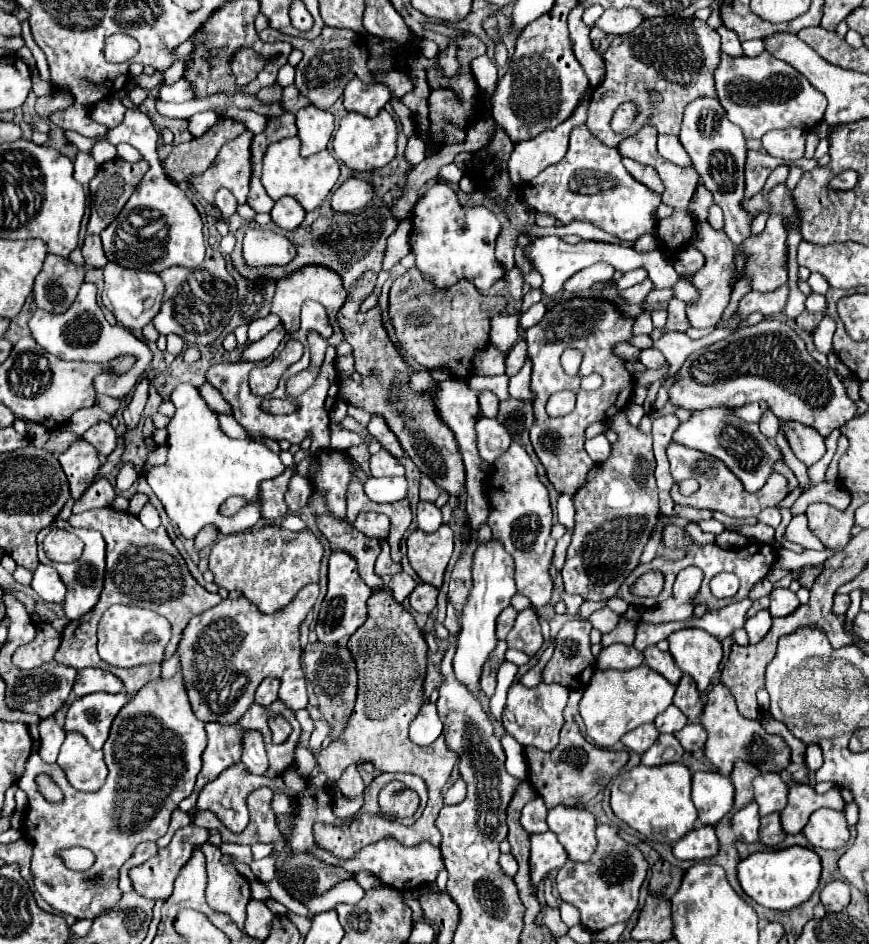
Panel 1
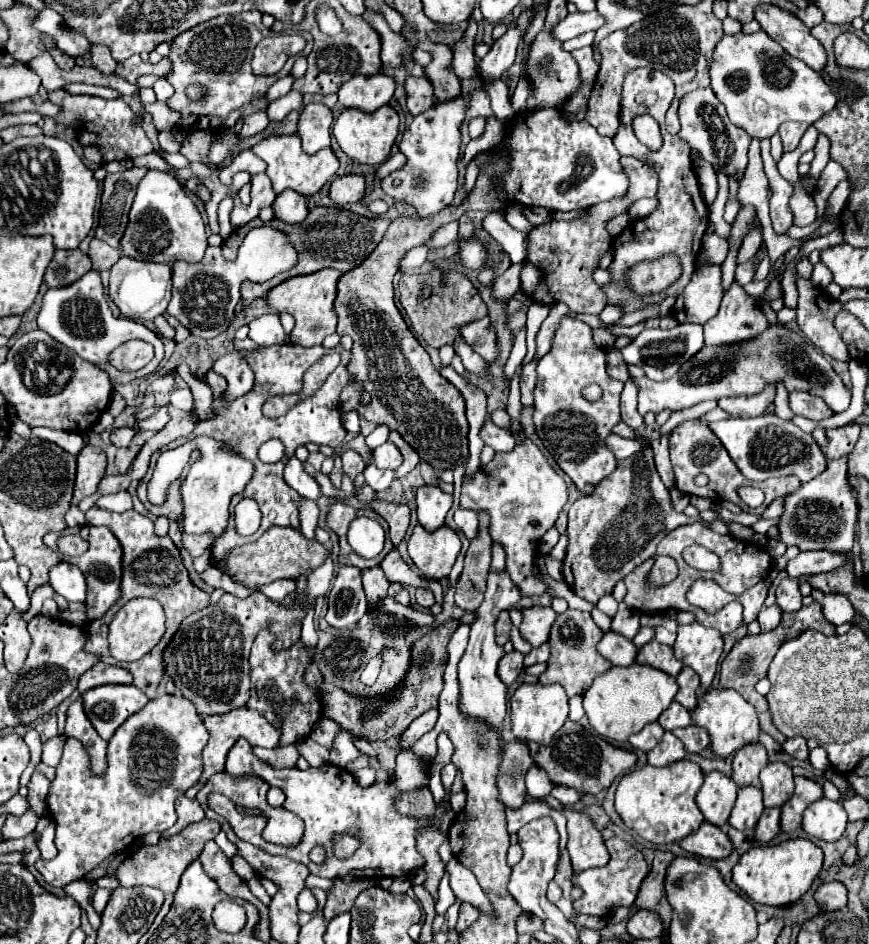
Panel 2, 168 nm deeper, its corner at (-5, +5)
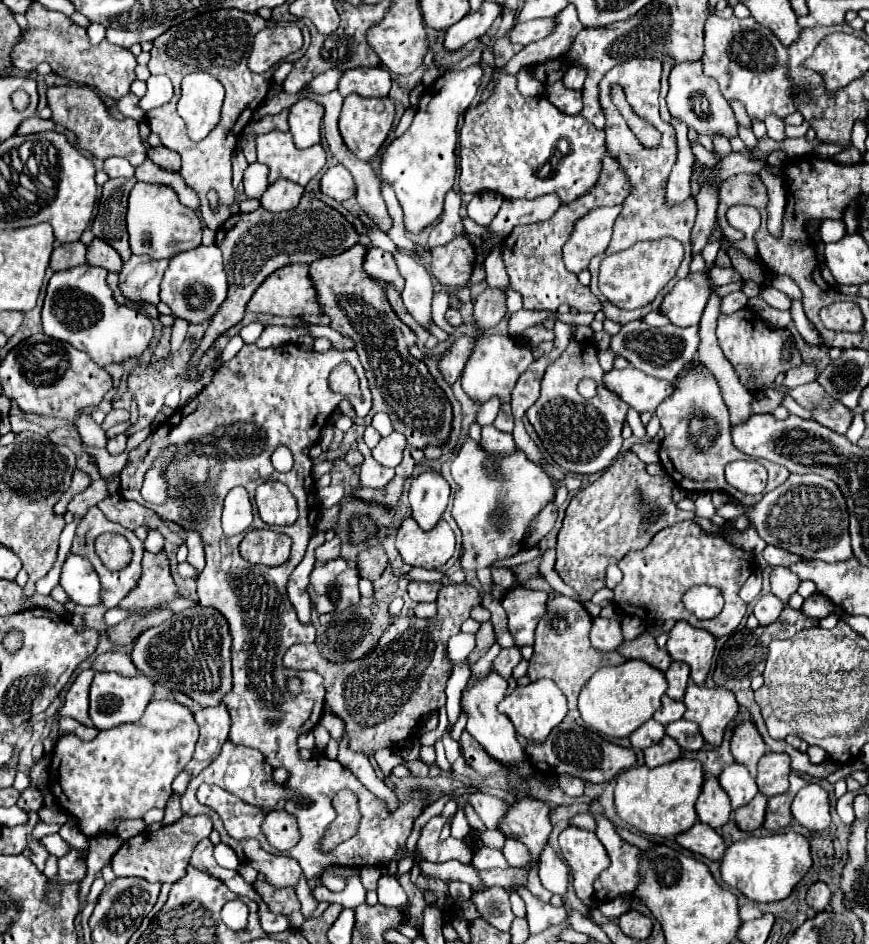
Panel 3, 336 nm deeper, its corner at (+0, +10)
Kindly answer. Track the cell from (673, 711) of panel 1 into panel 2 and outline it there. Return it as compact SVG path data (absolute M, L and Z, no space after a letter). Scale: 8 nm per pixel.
M672 701L672 705L658 717L658 723L664 729L672 731L676 727L688 727L692 723L692 719L690 719L690 711L688 709L684 709L678 701Z

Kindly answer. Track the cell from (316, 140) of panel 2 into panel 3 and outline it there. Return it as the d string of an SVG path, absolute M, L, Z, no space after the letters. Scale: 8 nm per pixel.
M299 100L289 110L289 132L293 134L295 146L309 148L321 140L323 106L313 100Z

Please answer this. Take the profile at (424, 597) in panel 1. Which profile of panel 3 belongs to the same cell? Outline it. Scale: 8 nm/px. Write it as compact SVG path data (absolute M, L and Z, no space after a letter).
M409 582L409 598L413 602L435 602L443 582Z

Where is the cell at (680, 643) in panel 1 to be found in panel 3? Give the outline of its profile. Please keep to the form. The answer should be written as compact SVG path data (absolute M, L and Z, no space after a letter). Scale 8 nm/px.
M675 622L669 630L667 652L673 660L681 660L691 668L691 680L695 684L705 684L705 678L711 668L715 650L715 636L707 630L693 628L687 622Z

